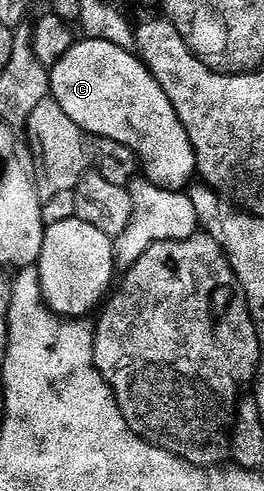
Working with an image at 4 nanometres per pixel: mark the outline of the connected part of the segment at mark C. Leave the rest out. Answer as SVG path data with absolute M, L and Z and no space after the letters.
M91 38L74 41L70 50L49 70L49 88L59 108L63 108L63 112L67 112L67 116L71 116L71 120L75 120L86 135L110 138L119 144L127 144L127 148L135 151L144 177L155 185L167 190L184 191L194 181L197 161L187 132L173 105L167 100L167 94L132 49Z

